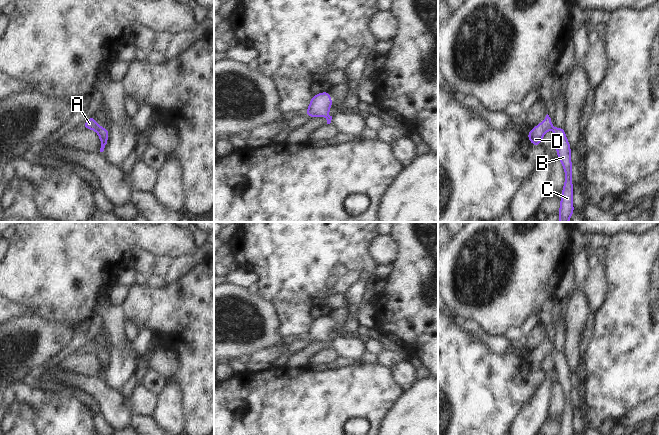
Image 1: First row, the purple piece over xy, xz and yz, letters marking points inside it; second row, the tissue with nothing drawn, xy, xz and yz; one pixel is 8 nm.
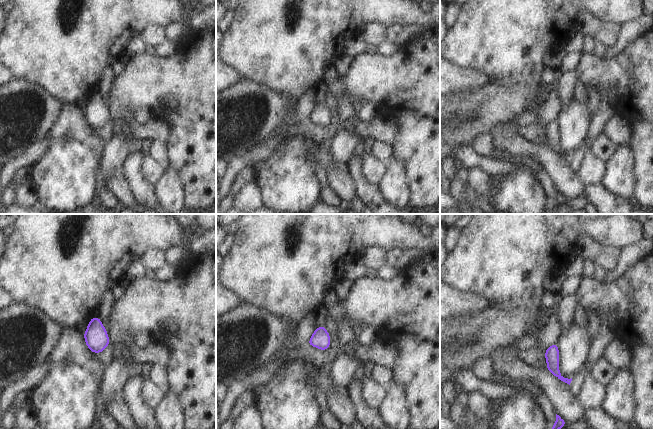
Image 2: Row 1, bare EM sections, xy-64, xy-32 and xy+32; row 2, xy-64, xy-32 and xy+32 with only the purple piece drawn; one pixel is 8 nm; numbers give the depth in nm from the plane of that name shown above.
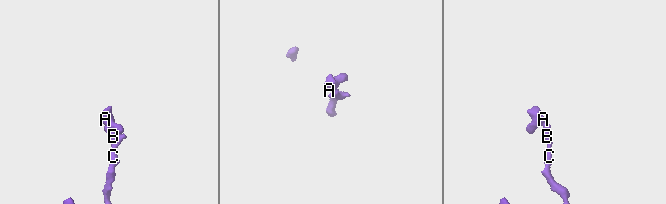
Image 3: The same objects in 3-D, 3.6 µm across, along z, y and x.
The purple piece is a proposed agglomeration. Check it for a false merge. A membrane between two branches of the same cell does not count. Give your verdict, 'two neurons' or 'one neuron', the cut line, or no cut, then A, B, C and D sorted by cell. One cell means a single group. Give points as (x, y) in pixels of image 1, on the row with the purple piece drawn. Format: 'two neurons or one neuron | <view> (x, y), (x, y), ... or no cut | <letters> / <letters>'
one neuron | no cut | A B C D

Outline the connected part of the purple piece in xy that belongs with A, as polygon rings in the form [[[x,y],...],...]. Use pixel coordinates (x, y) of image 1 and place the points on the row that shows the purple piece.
[[[89,116],[89,118],[83,124],[82,128],[93,130],[99,135],[99,140],[101,143],[100,152],[103,152],[109,139],[109,130],[100,126],[93,116]]]

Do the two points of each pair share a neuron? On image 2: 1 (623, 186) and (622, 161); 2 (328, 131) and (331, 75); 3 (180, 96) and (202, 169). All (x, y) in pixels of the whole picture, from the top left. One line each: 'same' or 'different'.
1: same
2: same
3: same

